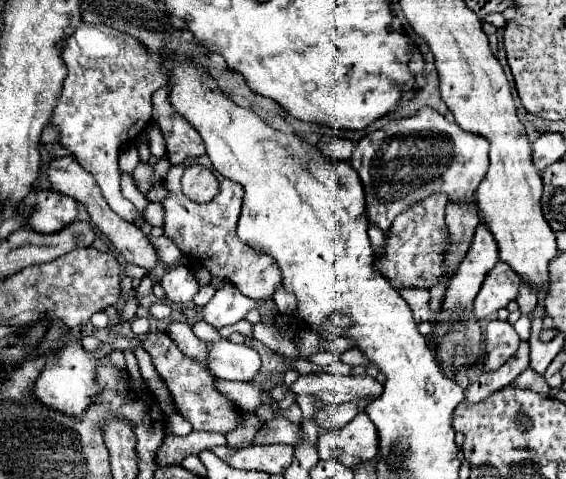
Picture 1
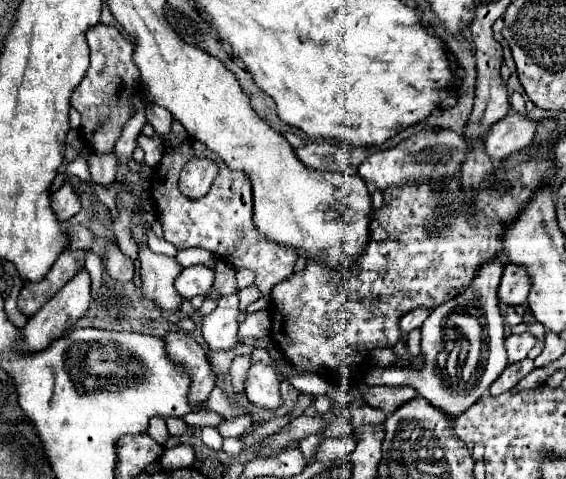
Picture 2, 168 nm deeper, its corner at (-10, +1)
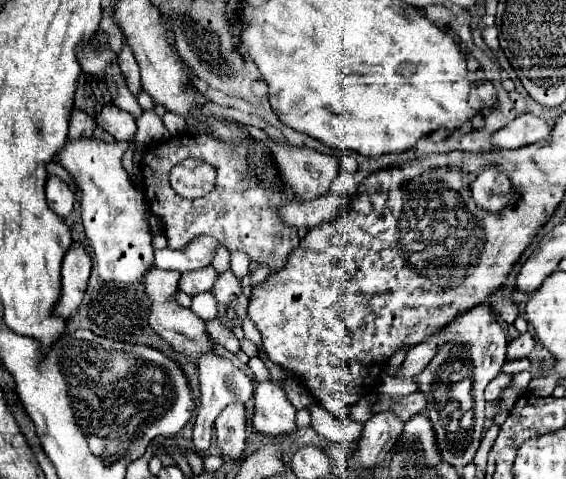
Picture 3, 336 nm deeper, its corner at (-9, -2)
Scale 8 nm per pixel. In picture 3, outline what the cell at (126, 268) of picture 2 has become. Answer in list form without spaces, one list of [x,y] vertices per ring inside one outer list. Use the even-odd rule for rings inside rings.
[[[79,137],[67,141],[55,155],[55,161],[71,175],[75,187],[81,191],[81,219],[95,253],[97,271],[105,281],[119,283],[141,281],[155,263],[153,235],[145,219],[149,207],[121,163],[127,147],[127,141],[105,143],[95,137]]]

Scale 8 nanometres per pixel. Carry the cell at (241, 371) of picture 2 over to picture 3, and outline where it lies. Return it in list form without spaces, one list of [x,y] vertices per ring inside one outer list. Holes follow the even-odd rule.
[[[229,405],[217,419],[217,445],[221,457],[239,459],[245,449],[245,405]]]

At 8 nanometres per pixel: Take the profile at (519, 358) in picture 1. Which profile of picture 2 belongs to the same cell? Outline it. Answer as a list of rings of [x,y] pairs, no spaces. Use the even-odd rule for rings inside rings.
[[[524,358],[520,362],[514,362],[514,364],[508,364],[506,370],[492,382],[490,386],[490,394],[496,396],[496,394],[502,394],[502,392],[508,392],[510,388],[514,388],[526,374],[530,374],[534,370],[534,362],[530,358]]]

